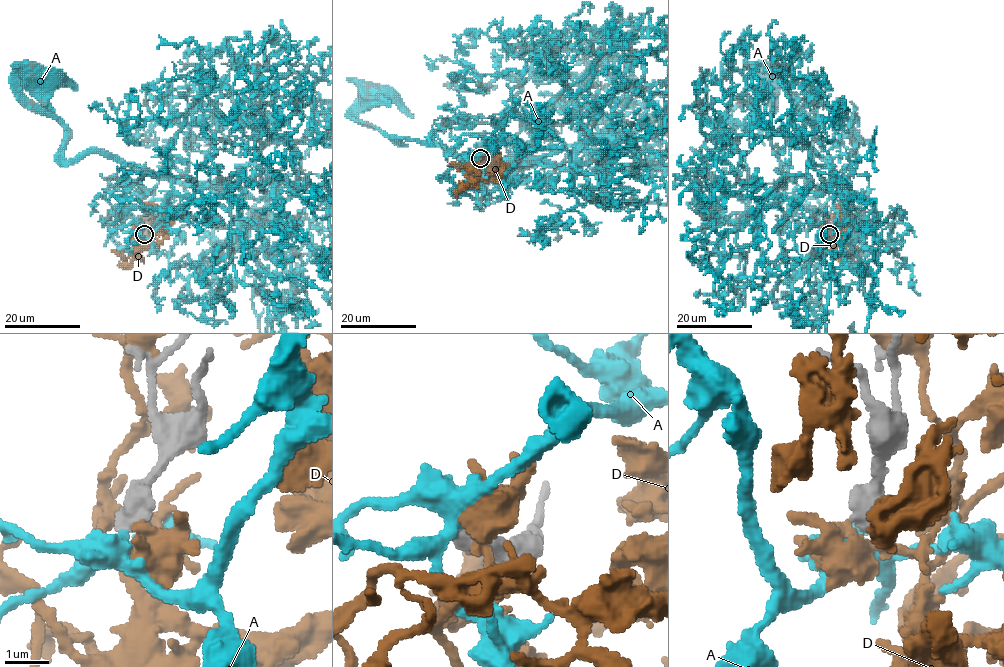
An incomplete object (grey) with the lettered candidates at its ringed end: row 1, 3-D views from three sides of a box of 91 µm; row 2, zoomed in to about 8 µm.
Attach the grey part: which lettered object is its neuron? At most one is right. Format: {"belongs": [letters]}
{"belongs": ["A"]}

